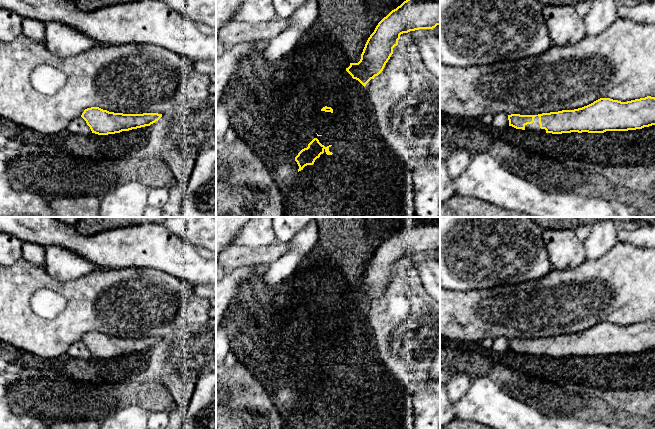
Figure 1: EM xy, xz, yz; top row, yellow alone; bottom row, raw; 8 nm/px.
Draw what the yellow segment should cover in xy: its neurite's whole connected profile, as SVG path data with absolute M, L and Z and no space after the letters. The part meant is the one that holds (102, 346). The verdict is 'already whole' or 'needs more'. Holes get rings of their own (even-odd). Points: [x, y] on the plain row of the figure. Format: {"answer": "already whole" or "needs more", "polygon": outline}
{"answer": "already whole", "polygon": "M91 331L85 333L81 341L86 345L92 357L108 359L150 350L158 345L162 338L123 338Z"}

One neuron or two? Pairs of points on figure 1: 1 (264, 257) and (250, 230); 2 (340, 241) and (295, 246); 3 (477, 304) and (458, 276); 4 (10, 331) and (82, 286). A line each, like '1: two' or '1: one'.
1: two
2: two
3: two
4: one

